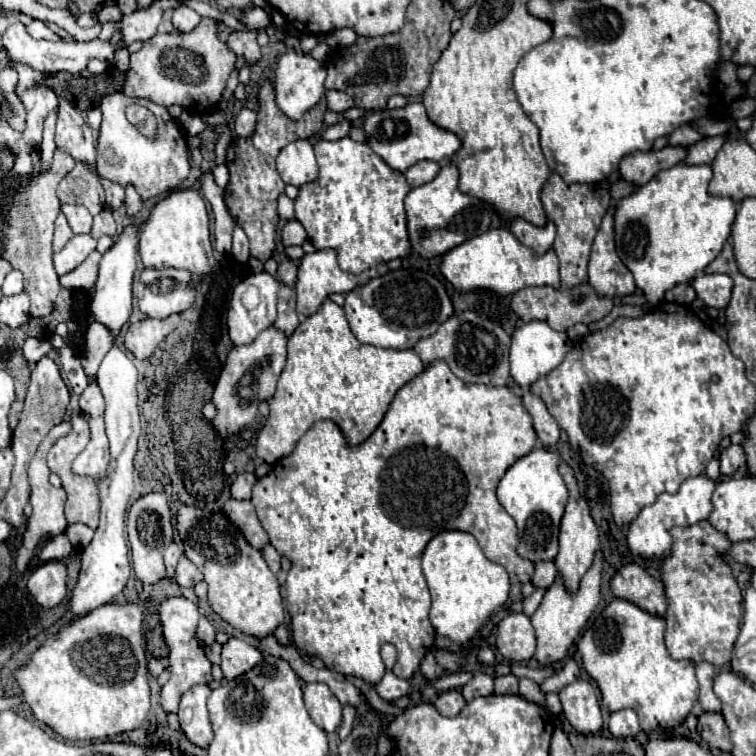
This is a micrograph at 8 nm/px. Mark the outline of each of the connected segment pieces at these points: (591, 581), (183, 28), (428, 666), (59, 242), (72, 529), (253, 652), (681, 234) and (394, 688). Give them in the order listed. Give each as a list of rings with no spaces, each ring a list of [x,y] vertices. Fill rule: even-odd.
[[[597,553],[595,561],[593,561],[593,567],[581,579],[581,587],[579,587],[577,593],[573,593],[573,595],[567,593],[561,579],[555,579],[555,583],[549,587],[549,591],[545,593],[545,599],[541,601],[539,609],[531,615],[531,623],[533,623],[533,629],[537,633],[537,649],[535,649],[533,657],[541,665],[557,663],[567,655],[575,637],[579,637],[579,633],[585,627],[589,615],[593,613],[593,609],[599,603],[599,581],[601,581],[601,553]]]
[[[181,5],[173,11],[173,27],[181,33],[193,31],[199,25],[199,21],[201,21],[201,17],[187,5]]]
[[[427,653],[425,655],[425,659],[421,661],[421,671],[423,671],[423,675],[427,677],[427,679],[439,679],[441,675],[443,675],[443,669],[439,667],[439,663],[435,661],[435,657],[431,655],[431,653]]]
[[[59,213],[57,221],[55,221],[55,237],[53,237],[53,251],[61,251],[63,245],[73,237],[73,231],[65,219],[63,213]]]
[[[71,523],[71,525],[67,525],[65,535],[69,537],[73,547],[85,547],[85,545],[91,543],[93,531],[87,525],[83,525],[83,523]]]
[[[231,637],[223,645],[221,657],[223,657],[221,669],[223,669],[225,679],[235,679],[263,661],[263,653],[259,653],[257,647],[253,647],[251,643],[243,639],[235,639],[235,637]]]
[[[679,163],[667,171],[657,173],[647,185],[639,187],[633,195],[617,201],[615,211],[615,243],[617,253],[625,267],[633,273],[635,285],[645,293],[647,303],[657,305],[663,301],[665,293],[679,285],[689,283],[693,277],[703,271],[723,249],[731,225],[735,221],[735,203],[723,197],[711,197],[707,193],[707,185],[711,181],[709,165],[685,165]]]
[[[387,671],[385,677],[375,687],[377,687],[377,693],[381,695],[381,699],[385,699],[385,701],[399,699],[409,693],[409,681],[395,677],[391,671]]]

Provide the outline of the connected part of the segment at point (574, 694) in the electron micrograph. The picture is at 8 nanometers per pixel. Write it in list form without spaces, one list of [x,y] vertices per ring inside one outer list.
[[[577,679],[559,691],[563,715],[579,733],[597,733],[603,725],[601,707],[589,681]]]

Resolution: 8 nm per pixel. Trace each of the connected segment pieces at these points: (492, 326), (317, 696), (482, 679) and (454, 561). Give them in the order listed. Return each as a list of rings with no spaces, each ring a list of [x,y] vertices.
[[[463,311],[459,315],[449,317],[435,335],[427,339],[419,339],[415,345],[417,355],[425,365],[443,359],[451,367],[451,371],[463,379],[465,383],[477,385],[491,385],[491,387],[505,387],[511,383],[509,377],[509,345],[511,337],[503,331],[501,325],[481,319],[473,311]]]
[[[307,683],[303,687],[303,699],[307,713],[321,729],[325,729],[327,733],[337,731],[337,727],[341,725],[343,707],[325,683]]]
[[[479,673],[467,685],[461,687],[461,693],[463,693],[463,697],[465,697],[467,703],[473,701],[475,697],[491,695],[493,693],[493,677],[487,675],[487,673]]]
[[[443,531],[429,541],[423,553],[423,573],[431,591],[429,621],[439,637],[447,637],[453,643],[469,641],[509,597],[507,571],[491,563],[475,537],[463,531]]]

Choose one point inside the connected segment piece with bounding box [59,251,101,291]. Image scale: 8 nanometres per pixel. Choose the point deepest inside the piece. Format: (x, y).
(84, 277)

